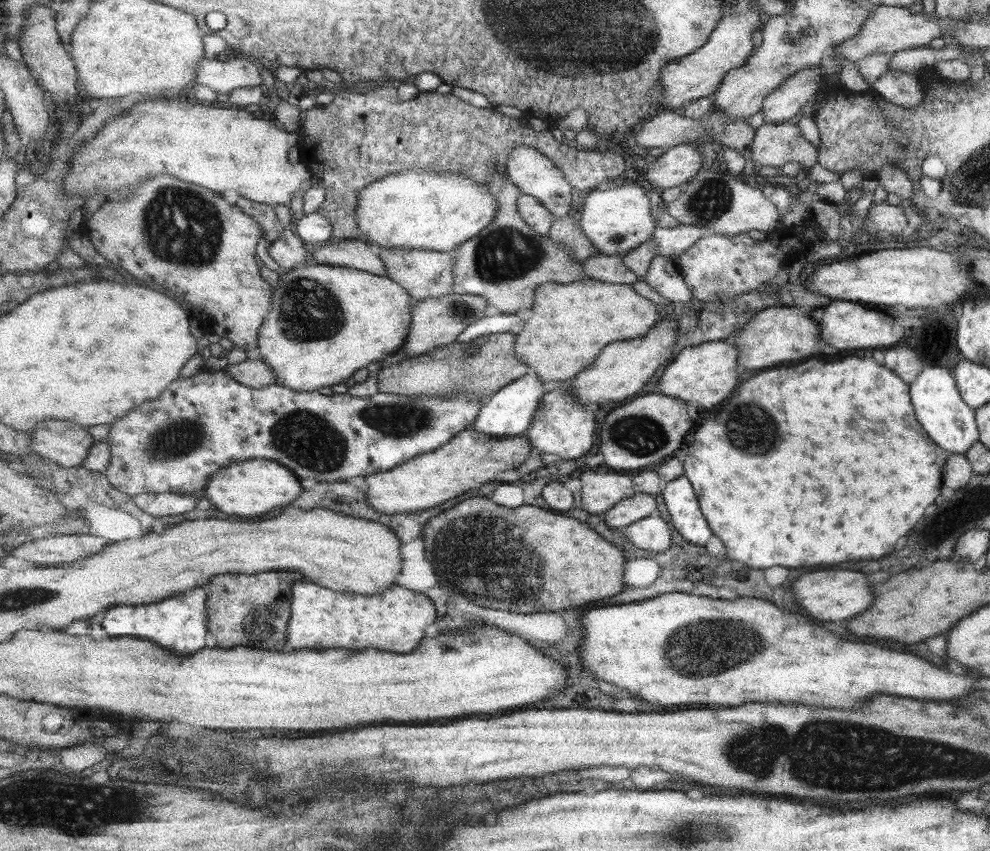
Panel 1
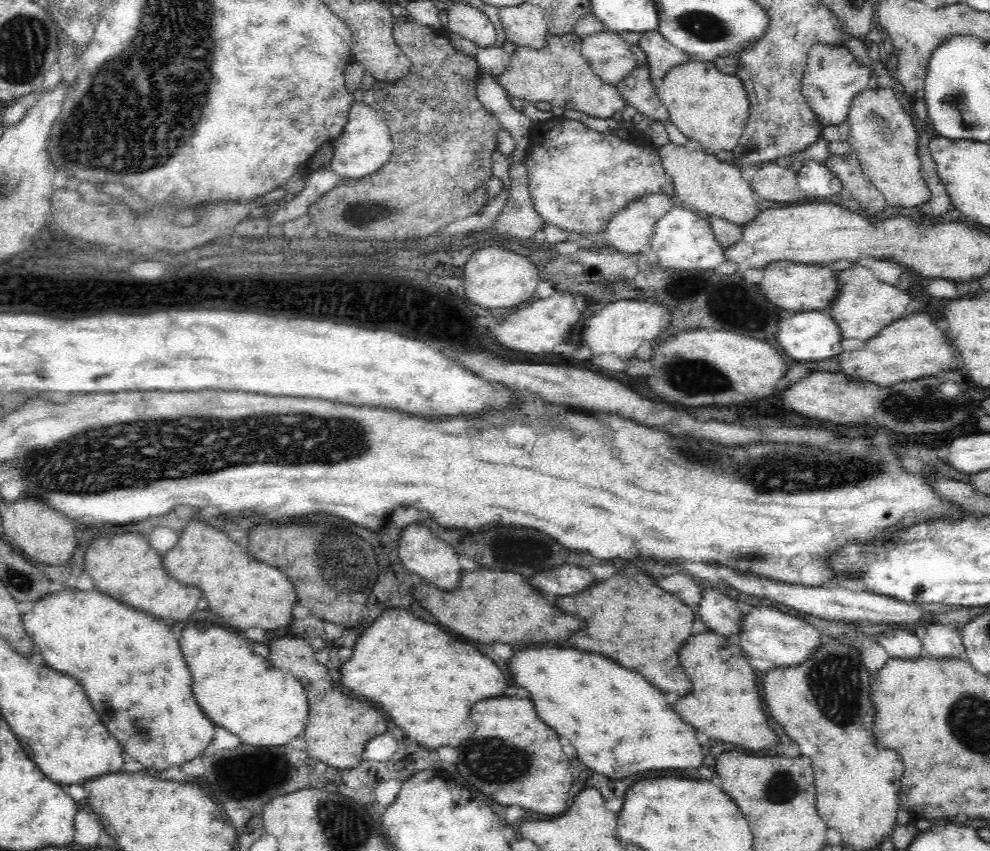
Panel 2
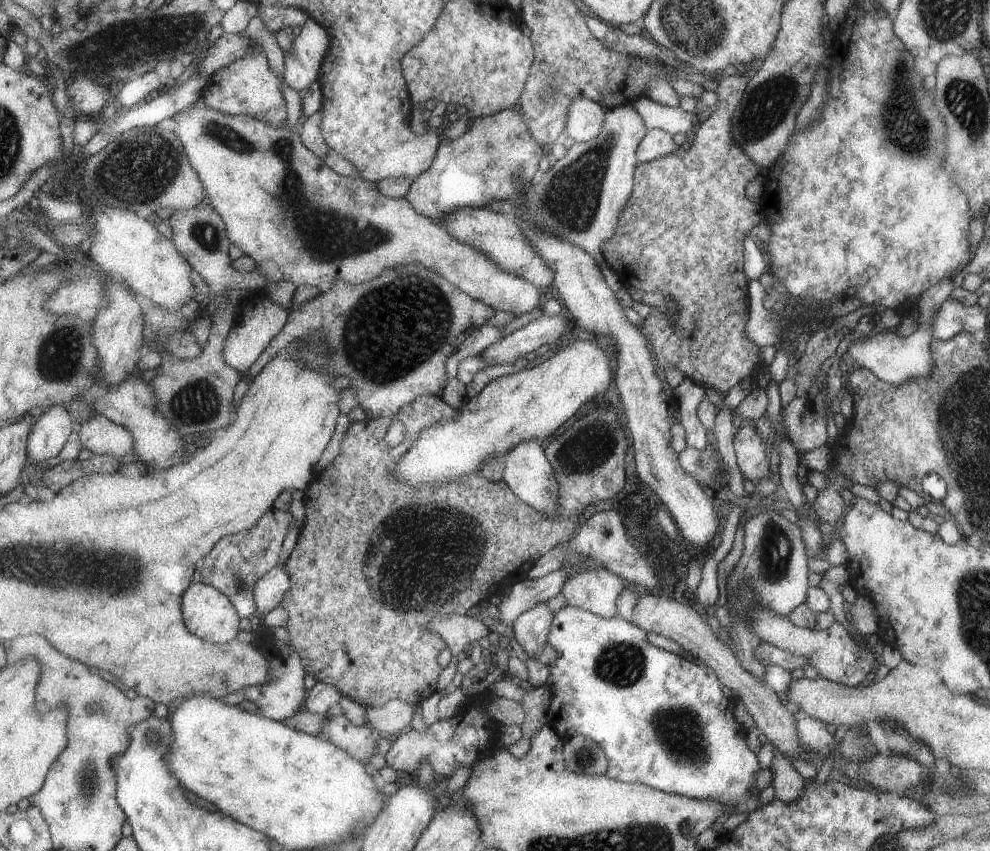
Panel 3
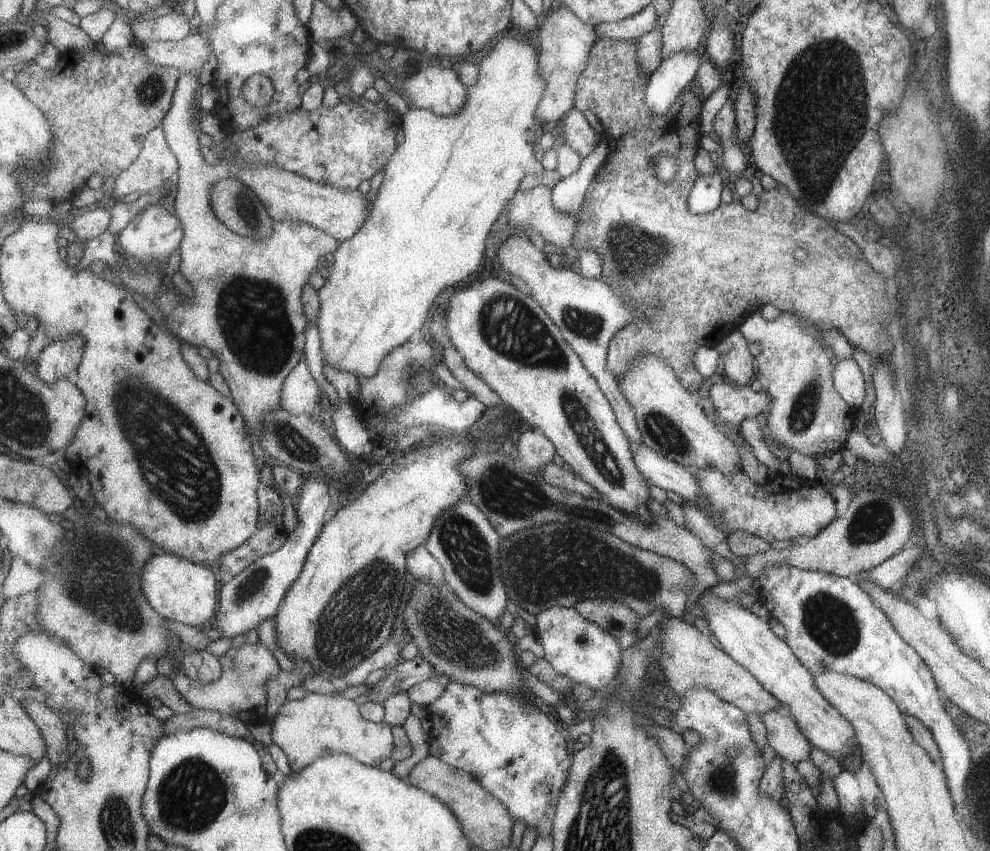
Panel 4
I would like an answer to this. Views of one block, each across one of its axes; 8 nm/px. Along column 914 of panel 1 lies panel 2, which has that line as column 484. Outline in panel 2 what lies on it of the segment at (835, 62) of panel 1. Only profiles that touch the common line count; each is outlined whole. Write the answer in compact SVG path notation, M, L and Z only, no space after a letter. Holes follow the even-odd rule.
M452 4L448 8L448 30L472 40L478 48L496 46L496 30L488 16L472 8L472 4Z

